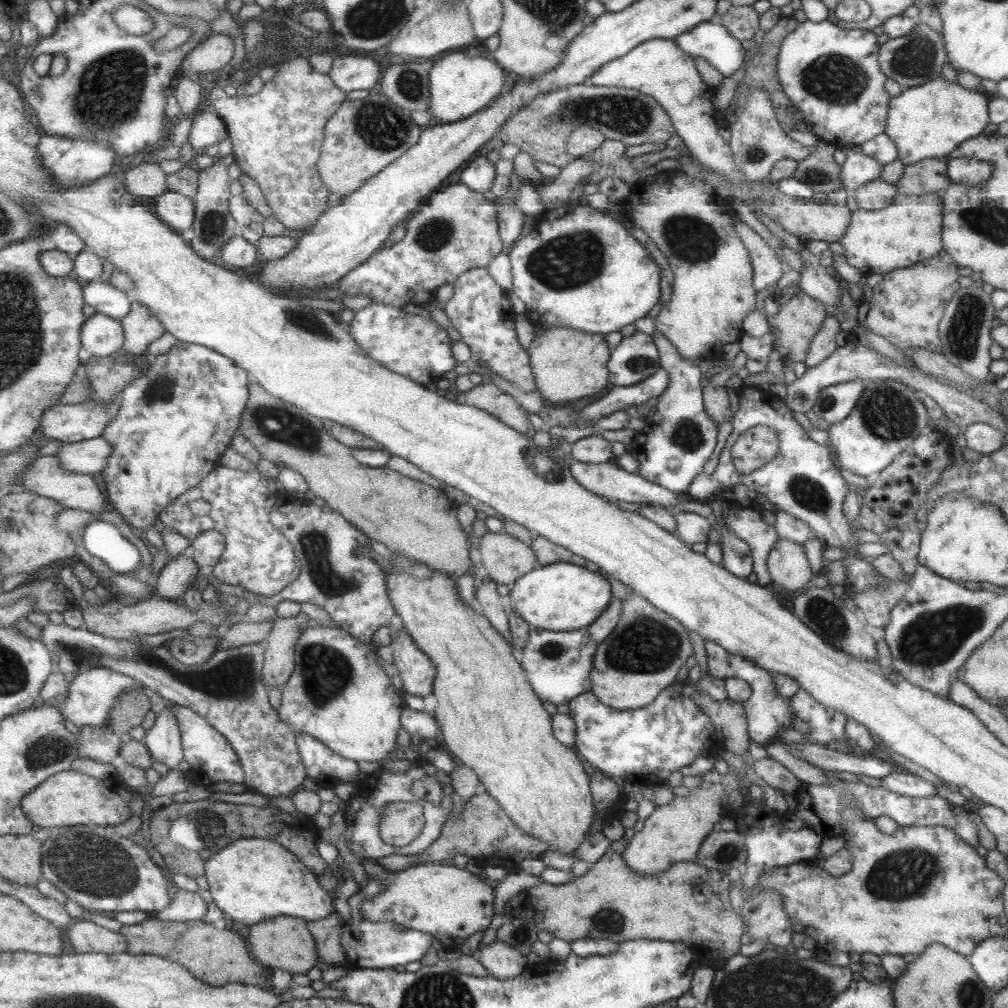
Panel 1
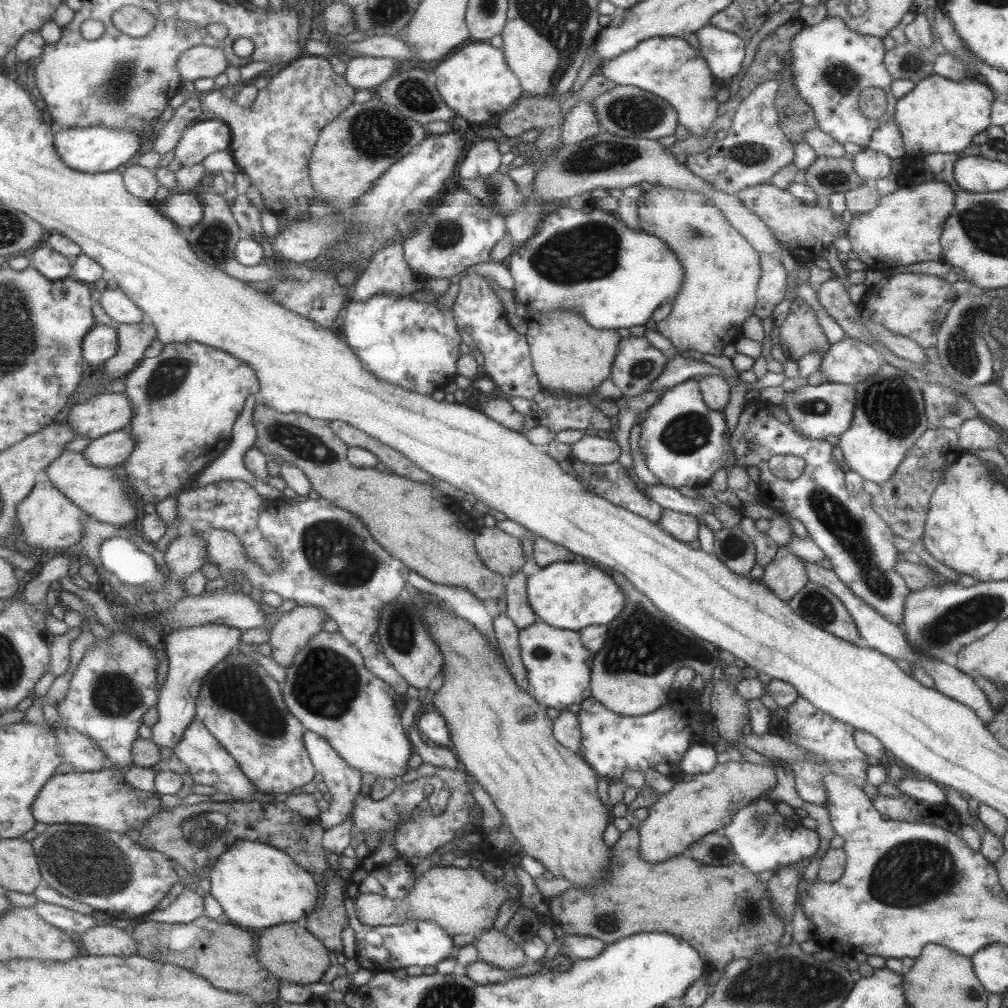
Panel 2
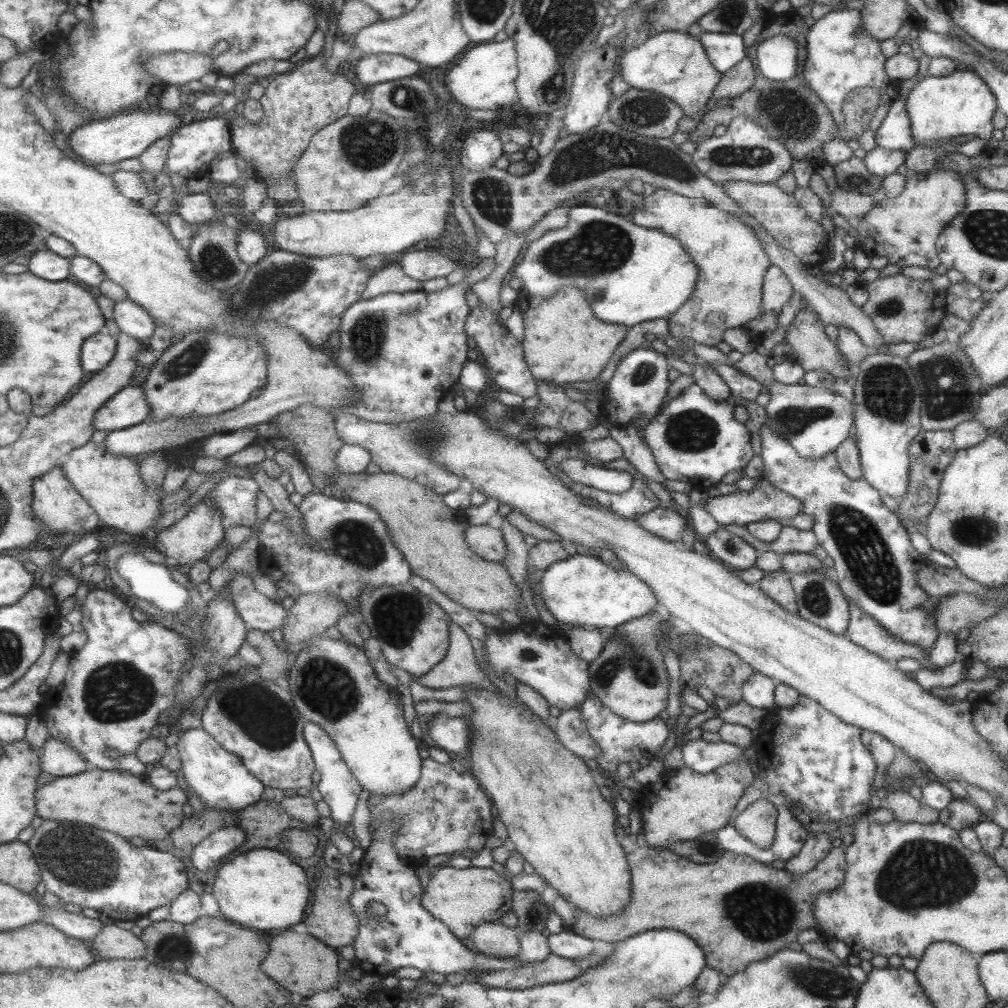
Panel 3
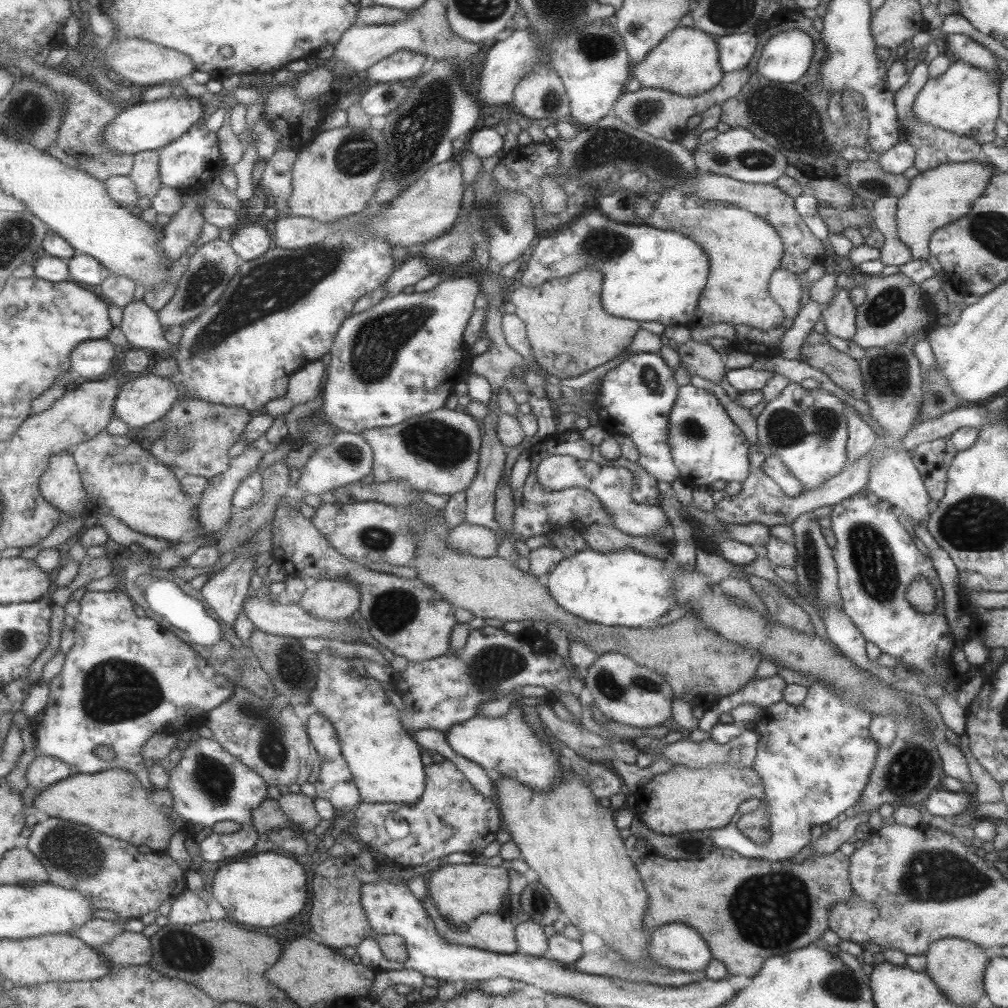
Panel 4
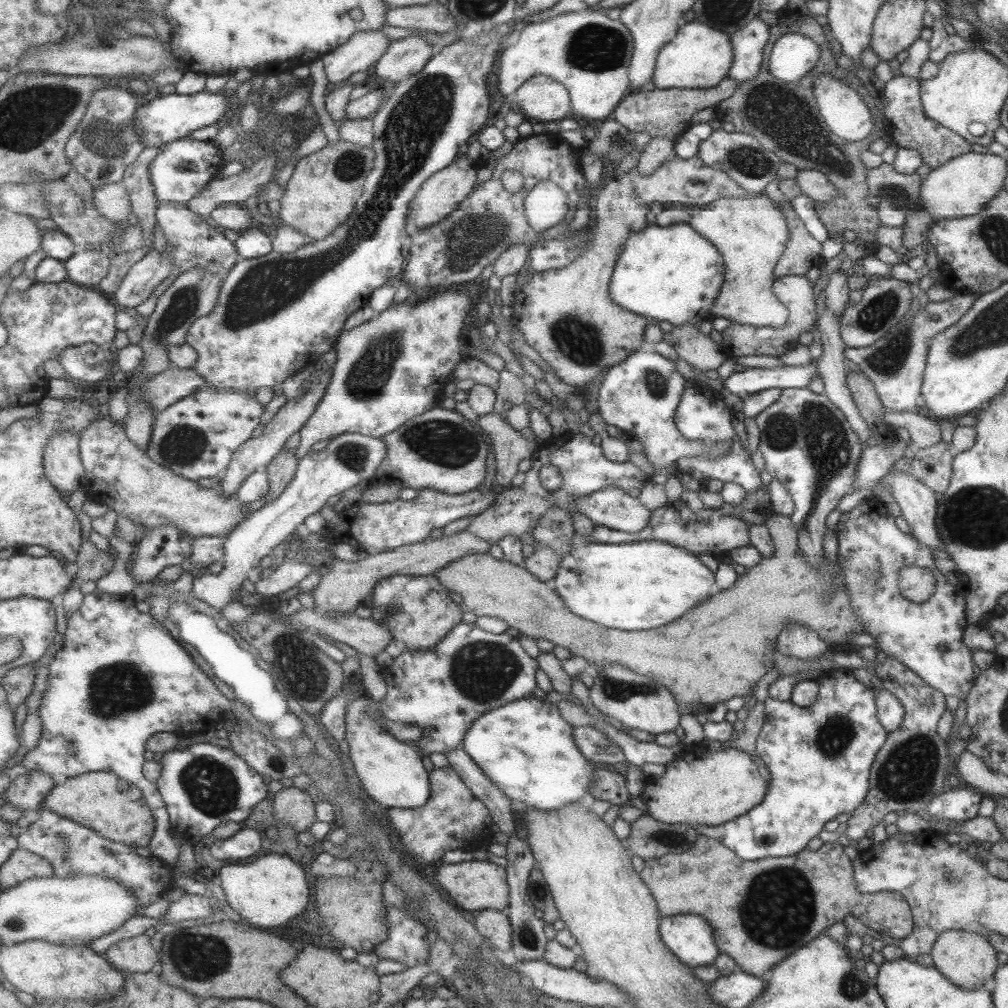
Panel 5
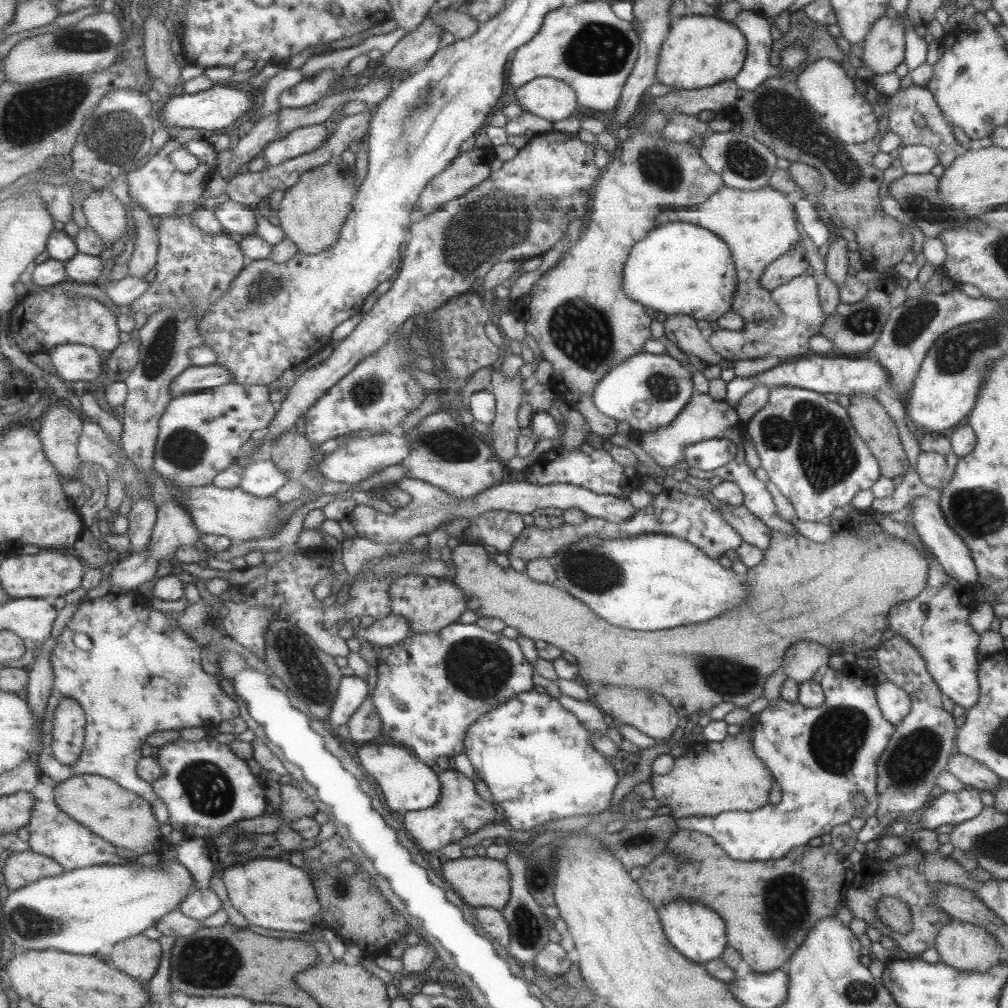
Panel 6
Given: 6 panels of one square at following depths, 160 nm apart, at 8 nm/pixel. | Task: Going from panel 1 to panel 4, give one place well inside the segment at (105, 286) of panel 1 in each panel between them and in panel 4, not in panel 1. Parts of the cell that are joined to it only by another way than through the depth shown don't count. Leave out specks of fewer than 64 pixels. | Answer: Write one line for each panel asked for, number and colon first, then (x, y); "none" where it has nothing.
2: (118, 306)
3: (131, 318)
4: (141, 325)

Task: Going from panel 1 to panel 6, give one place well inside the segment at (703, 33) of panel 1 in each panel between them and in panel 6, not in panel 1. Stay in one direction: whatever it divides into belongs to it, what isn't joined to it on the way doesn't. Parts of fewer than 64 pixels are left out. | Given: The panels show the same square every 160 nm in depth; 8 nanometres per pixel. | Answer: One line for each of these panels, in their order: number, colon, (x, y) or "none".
2: (723, 52)
3: (723, 51)
4: (735, 51)
5: (747, 43)
6: (756, 29)

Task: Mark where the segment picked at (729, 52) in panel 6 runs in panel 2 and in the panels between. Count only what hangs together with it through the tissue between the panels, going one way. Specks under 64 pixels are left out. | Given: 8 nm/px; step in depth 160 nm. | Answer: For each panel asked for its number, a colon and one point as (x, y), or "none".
2: (667, 67)
3: (673, 64)
4: (685, 62)
5: (698, 56)

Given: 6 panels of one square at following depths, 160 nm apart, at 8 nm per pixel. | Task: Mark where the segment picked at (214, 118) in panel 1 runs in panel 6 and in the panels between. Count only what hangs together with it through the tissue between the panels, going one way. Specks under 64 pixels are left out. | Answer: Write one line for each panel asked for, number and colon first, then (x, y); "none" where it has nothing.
2: (206, 137)
3: (194, 146)
4: (188, 163)
5: (183, 168)
6: (160, 186)

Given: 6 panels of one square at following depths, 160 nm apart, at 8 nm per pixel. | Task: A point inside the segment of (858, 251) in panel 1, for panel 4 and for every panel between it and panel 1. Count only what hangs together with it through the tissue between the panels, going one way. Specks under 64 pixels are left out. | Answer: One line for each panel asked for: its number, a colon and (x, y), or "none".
2: (905, 227)
3: (904, 229)
4: (934, 198)

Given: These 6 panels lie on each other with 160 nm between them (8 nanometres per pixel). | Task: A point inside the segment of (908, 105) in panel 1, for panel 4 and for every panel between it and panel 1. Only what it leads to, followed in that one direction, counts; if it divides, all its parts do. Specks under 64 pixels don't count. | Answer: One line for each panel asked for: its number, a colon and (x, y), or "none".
2: (938, 115)
3: (941, 108)
4: (964, 100)

